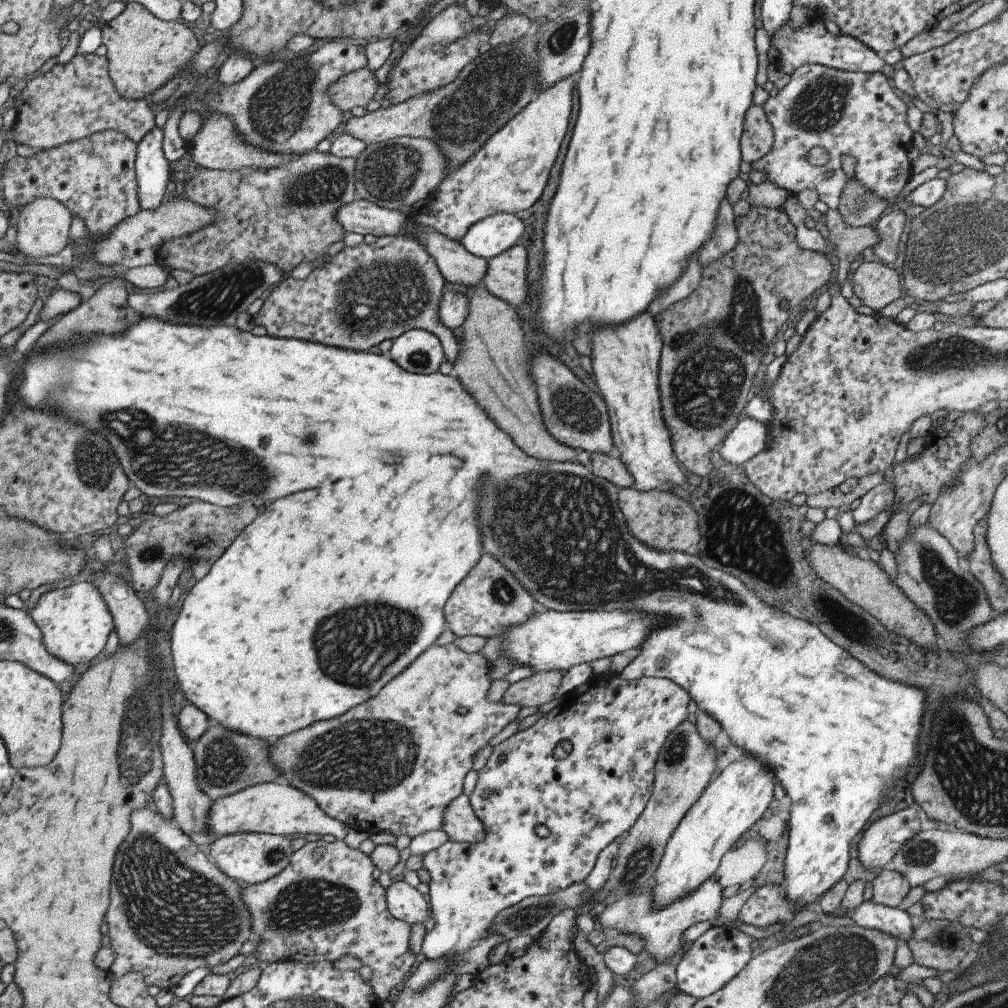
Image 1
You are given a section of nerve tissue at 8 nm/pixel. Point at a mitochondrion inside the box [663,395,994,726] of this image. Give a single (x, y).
(738, 548)

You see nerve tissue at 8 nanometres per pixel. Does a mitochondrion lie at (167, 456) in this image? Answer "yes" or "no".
yes

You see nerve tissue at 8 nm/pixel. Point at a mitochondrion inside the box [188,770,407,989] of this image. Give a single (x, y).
(307, 905)

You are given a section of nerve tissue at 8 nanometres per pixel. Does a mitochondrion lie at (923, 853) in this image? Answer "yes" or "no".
yes

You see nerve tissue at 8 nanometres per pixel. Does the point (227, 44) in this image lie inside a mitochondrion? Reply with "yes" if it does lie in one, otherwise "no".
no

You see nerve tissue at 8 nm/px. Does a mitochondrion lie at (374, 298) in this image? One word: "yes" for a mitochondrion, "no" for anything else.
yes

